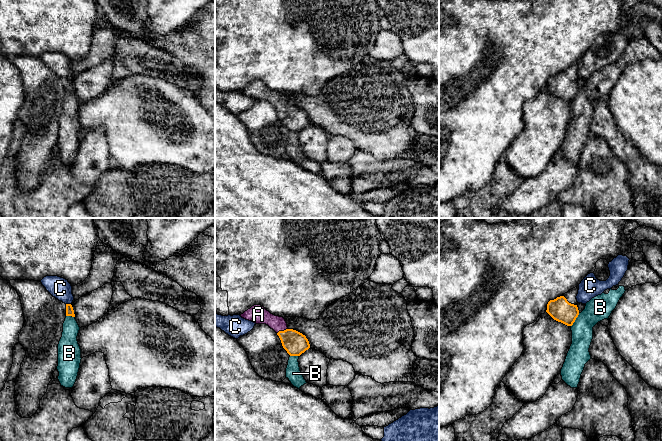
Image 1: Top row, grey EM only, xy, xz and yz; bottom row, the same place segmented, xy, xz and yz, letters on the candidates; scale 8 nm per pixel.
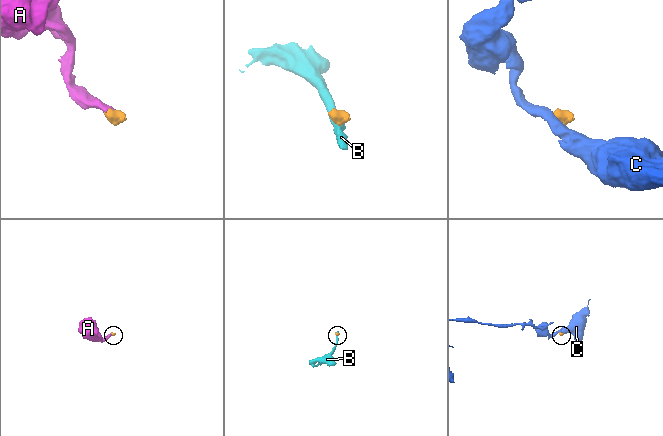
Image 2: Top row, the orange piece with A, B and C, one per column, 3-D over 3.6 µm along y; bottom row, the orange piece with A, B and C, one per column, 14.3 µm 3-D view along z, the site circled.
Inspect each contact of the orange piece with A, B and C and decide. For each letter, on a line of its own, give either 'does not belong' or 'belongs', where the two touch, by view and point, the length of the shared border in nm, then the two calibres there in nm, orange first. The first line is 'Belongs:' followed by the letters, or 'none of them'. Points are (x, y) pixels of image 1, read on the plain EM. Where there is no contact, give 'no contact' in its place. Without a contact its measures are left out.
Belongs: A
A: belongs; contact xz (282, 107); length 100 nm; calibres 190 and 150 nm
B: does not belong; contact yz (575, 95); length 130 nm; calibres 180 and 190 nm
C: does not belong; contact xy (68, 80); length 40 nm; calibres 60 and 170 nm

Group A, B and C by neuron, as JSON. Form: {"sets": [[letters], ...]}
{"sets": [["A"], ["B"], ["C"]]}

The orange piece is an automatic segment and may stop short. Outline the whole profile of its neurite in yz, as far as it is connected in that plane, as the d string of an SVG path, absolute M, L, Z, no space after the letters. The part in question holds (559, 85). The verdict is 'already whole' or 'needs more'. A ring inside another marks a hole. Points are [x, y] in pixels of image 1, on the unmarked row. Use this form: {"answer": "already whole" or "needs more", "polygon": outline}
{"answer": "needs more", "polygon": "M579 61L563 72L550 76L547 80L546 88L556 97L567 102L572 102L579 91L576 72L578 70Z"}

